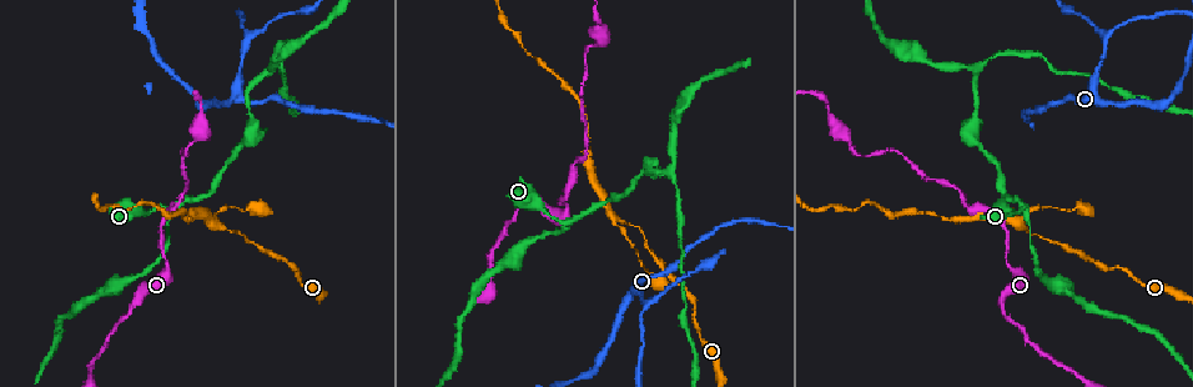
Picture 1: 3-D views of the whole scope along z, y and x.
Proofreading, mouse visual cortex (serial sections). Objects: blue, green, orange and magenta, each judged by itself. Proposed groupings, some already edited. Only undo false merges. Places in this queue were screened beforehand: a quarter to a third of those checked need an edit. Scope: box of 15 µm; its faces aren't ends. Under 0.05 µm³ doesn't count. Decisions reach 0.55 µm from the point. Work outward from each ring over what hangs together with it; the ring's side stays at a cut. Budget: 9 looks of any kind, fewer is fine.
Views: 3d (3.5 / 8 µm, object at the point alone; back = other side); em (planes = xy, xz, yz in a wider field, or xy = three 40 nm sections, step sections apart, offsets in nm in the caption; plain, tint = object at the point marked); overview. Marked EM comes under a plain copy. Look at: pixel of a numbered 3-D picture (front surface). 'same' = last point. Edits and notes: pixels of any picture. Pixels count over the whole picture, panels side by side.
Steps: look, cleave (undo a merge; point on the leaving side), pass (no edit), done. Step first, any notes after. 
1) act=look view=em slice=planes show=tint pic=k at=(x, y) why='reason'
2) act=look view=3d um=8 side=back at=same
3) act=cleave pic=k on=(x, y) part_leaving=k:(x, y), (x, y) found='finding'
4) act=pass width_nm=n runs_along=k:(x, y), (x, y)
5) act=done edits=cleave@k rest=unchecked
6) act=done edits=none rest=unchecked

act=look view=3d um=3.5 pic=1 at=(249, 36) why='branch point'

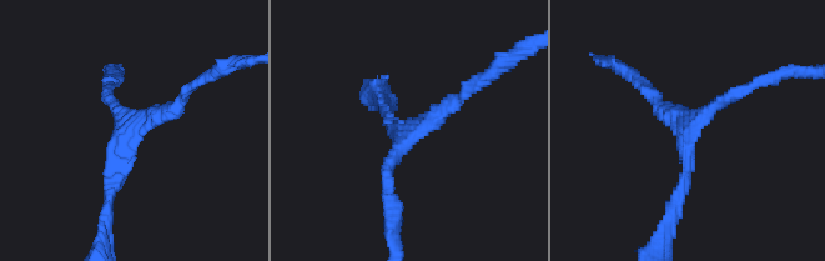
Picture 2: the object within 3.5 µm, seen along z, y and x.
act=look view=em slice=planes show=tint pic=2 at=(686, 131) arms=3 arm_widths_nm=150,200,200 why='need the tissue'

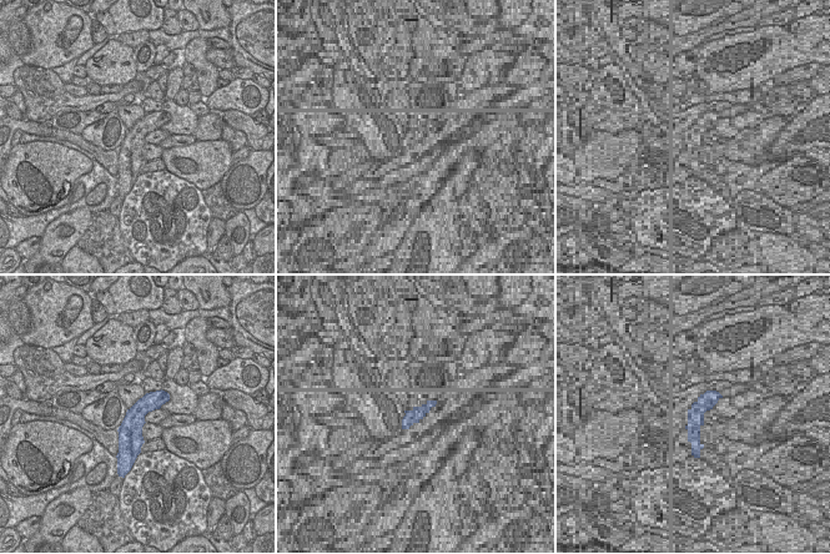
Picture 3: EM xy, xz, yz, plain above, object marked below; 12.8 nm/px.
act=look view=em slice=xy step=5 show=tint at=same

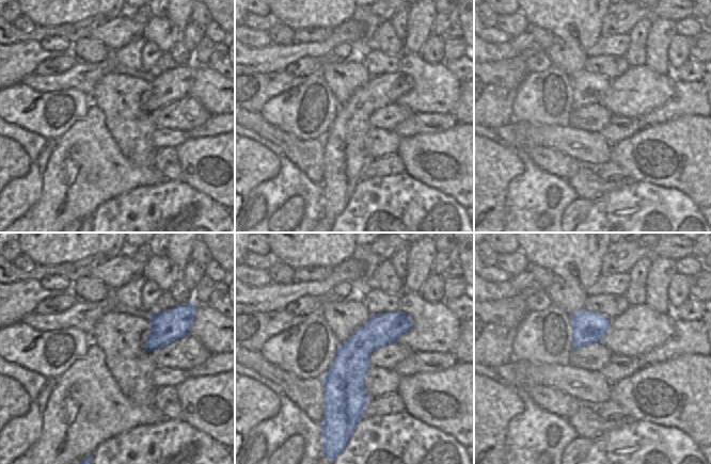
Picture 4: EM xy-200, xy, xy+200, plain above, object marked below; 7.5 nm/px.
act=pass runs_along=2:(105, 214), (125, 132), (186, 94) found='one cell here'

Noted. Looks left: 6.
act=look view=3d um=8 pic=1 at=(974, 143) why='arms part here'

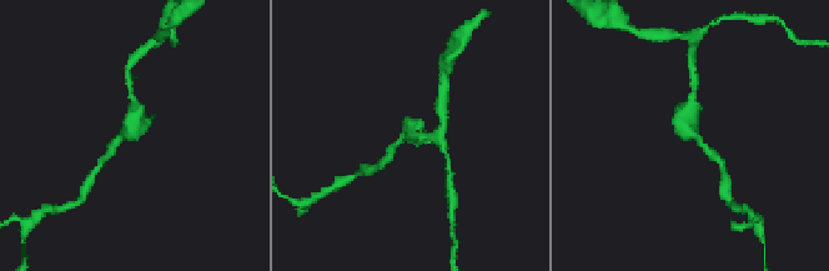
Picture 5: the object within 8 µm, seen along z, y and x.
act=look view=em slice=xy step=2 show=tint pic=5 at=(130, 135) why='shape alone is not enough'

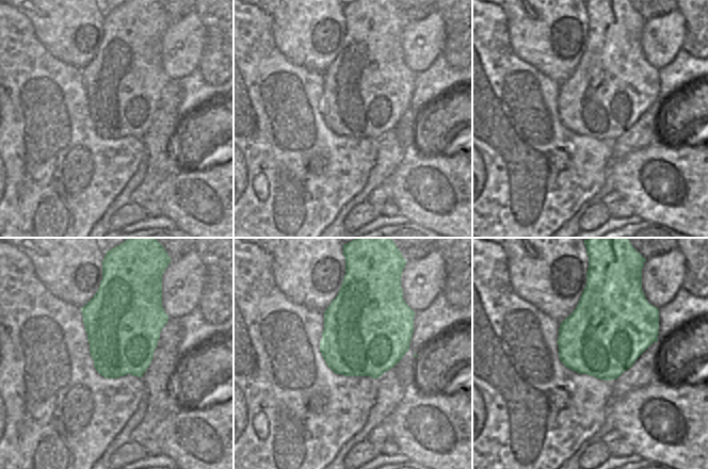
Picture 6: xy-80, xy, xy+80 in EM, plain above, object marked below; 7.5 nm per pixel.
act=pass runs_along=5:(112, 146), (135, 124), (131, 89) found='all the same cell'

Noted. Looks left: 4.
act=look view=3d um=8 pic=1 at=(215, 222) why='thin arm on a thick one'

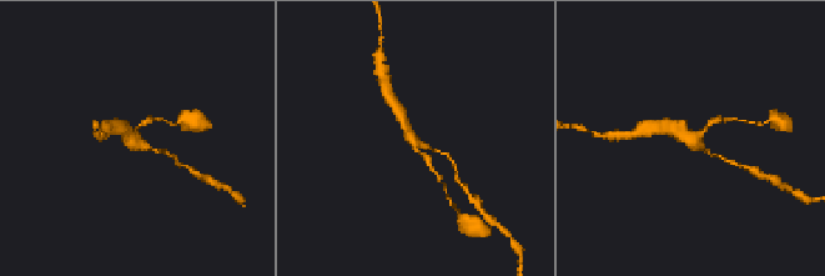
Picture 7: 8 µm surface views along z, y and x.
act=look view=em slice=xy step=1 show=tint pic=7 at=(693, 140) why='shape alone is not enough'

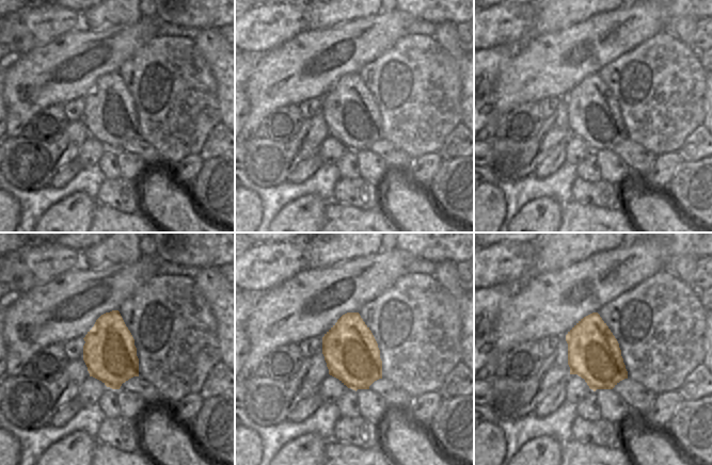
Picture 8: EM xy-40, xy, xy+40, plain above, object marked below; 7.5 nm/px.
act=pass arms=3 runs_along=7:(442, 154), (413, 140), (398, 110) found='all the same cell'

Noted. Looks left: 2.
act=look view=3d um=3.5 pic=1 at=(265, 70) why='arms part here'

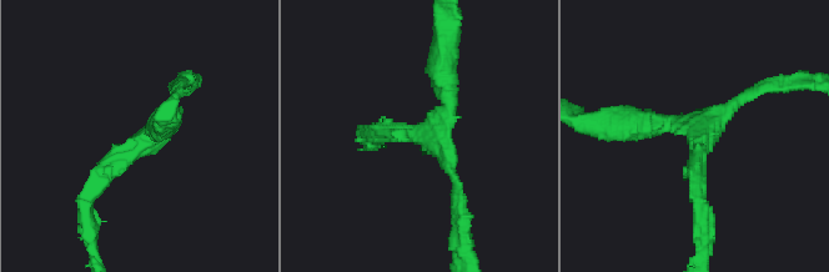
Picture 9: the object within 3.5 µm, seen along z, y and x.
act=look view=em slice=xy step=1 show=tint pic=9 at=(432, 135)

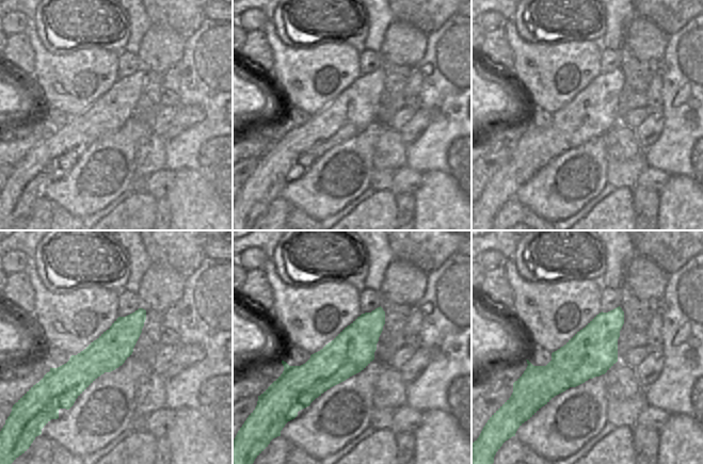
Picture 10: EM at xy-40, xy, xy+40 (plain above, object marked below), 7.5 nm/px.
act=pass arms=3 arm_widths_nm=150,250,300 runs_along=9:(370, 134), (431, 136), (442, 60) found='one cell here'

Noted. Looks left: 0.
act=done edits=none rest=unchecked

